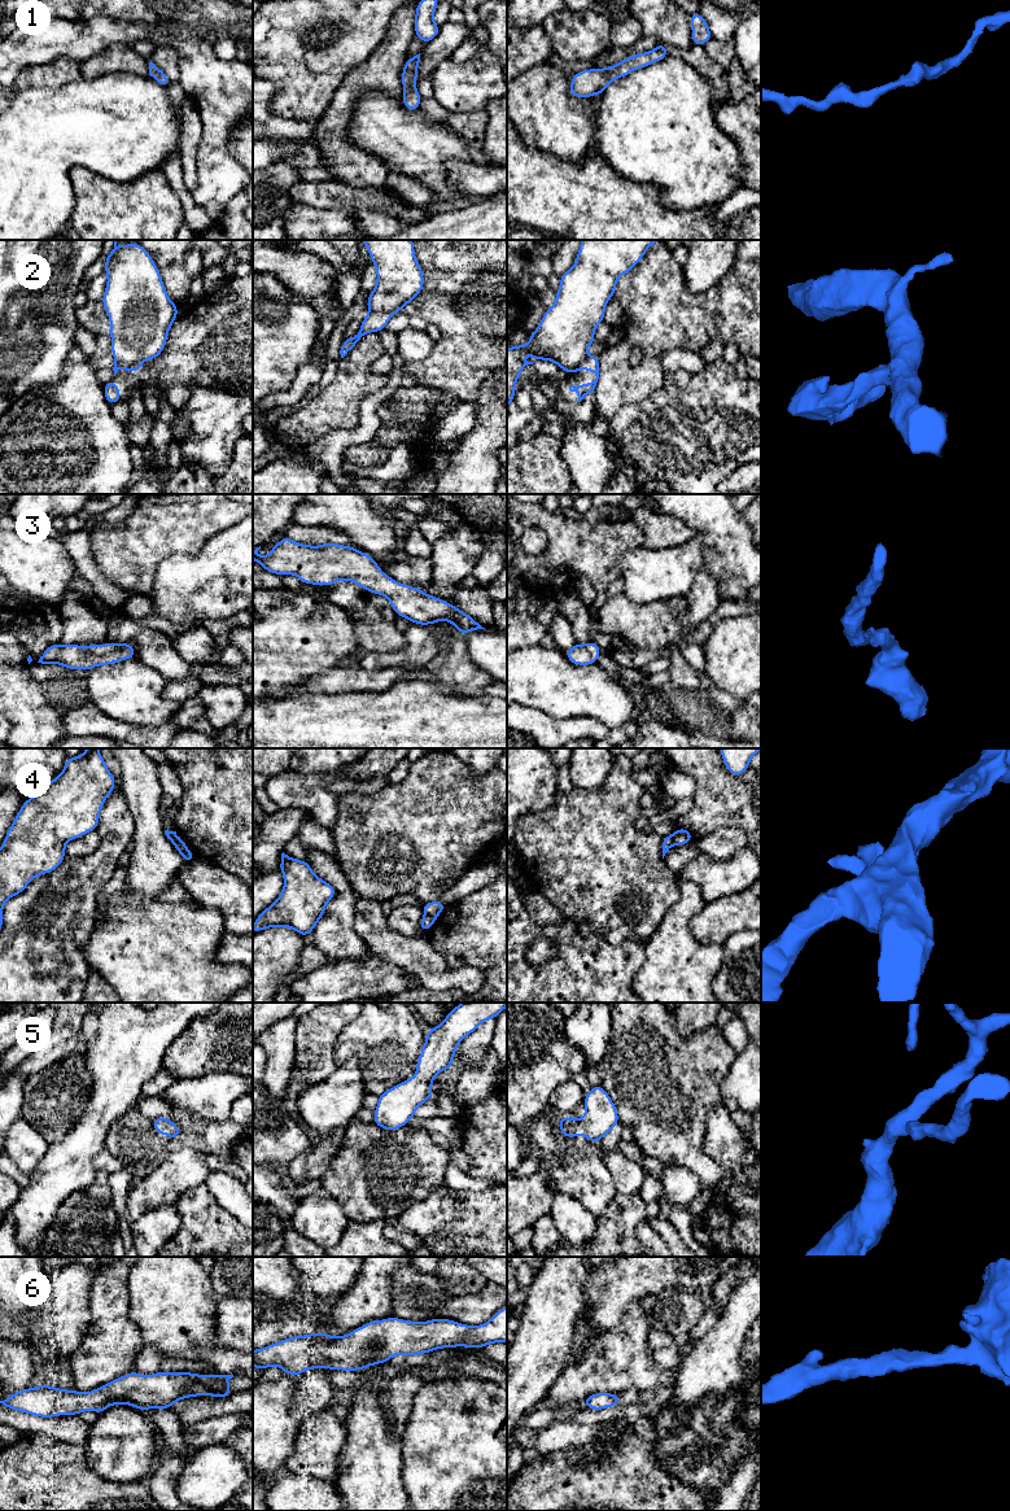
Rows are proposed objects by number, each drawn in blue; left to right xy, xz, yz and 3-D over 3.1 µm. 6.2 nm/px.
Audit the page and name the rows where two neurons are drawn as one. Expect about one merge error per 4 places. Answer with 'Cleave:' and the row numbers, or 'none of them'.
Cleave: 2, 4

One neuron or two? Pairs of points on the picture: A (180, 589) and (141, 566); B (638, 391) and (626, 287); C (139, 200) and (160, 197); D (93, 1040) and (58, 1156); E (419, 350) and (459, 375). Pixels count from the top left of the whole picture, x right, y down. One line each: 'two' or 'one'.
A: two
B: one
C: one
D: one
E: two

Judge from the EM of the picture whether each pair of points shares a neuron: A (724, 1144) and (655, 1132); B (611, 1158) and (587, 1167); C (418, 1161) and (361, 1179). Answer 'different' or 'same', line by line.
A: different
B: different
C: same

